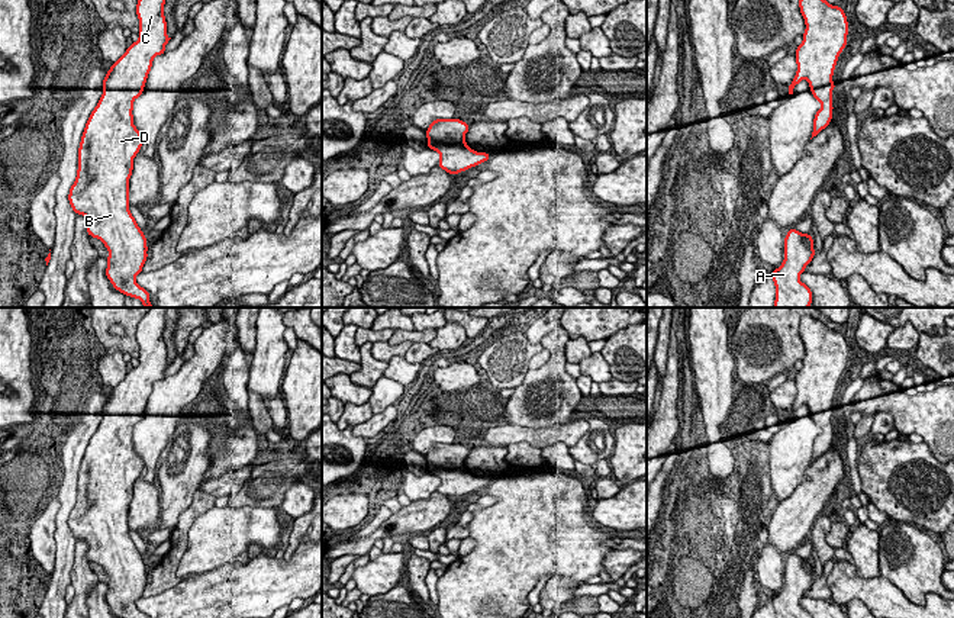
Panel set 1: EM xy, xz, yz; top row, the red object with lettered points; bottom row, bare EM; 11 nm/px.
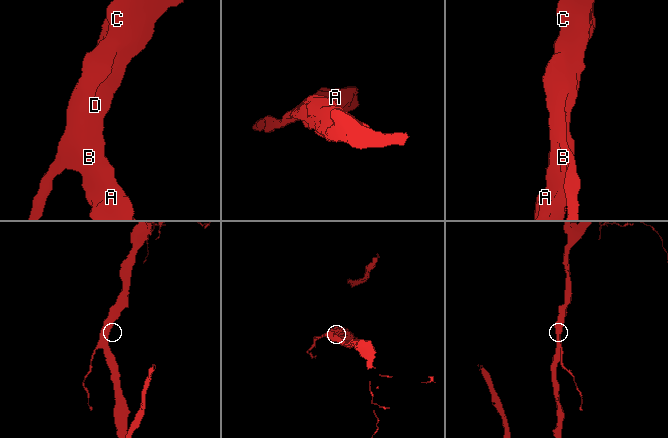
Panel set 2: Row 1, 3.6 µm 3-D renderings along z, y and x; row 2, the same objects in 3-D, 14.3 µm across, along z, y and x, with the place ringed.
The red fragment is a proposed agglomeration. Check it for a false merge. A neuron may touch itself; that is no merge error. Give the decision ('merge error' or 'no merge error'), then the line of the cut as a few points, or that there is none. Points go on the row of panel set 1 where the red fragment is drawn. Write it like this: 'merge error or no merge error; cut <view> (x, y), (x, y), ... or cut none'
no merge error; cut none

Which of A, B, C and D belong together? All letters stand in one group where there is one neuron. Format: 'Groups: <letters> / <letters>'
Groups: A B C D

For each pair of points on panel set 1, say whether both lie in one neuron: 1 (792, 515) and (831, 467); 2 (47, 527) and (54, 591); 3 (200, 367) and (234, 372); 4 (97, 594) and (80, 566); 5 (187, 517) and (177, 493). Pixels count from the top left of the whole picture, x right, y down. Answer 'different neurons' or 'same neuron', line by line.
1: same neuron
2: different neurons
3: different neurons
4: different neurons
5: different neurons

